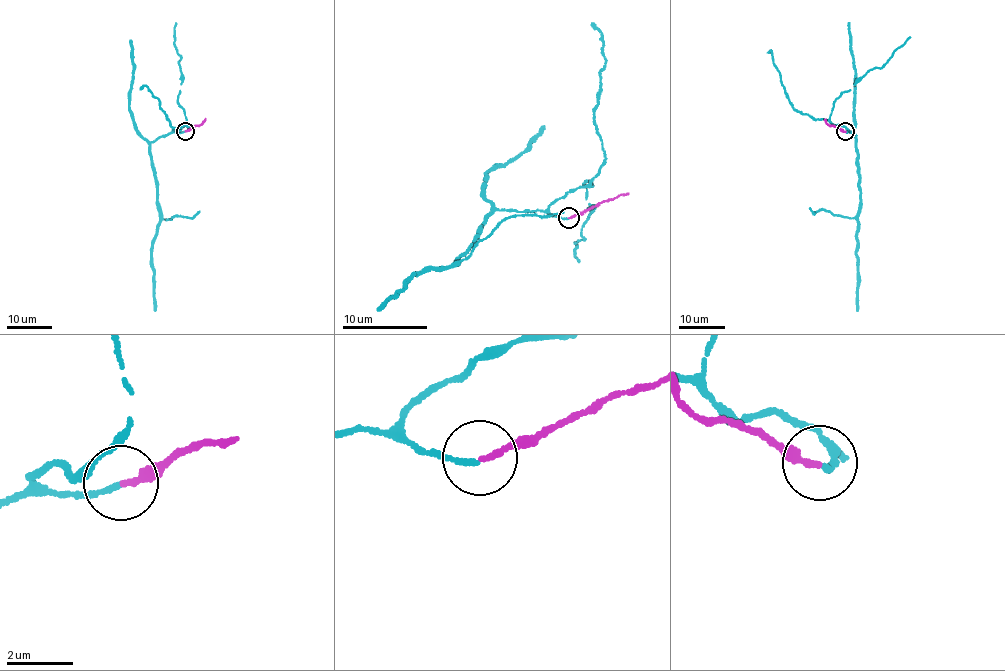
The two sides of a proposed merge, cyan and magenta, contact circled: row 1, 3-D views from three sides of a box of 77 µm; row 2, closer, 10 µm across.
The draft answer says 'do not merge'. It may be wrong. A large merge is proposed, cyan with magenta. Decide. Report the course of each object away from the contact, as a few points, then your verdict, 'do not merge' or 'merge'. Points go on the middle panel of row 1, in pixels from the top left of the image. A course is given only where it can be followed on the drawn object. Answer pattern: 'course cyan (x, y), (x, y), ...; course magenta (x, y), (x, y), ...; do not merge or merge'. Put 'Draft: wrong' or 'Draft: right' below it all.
course cyan (569, 218), (537, 210), (494, 211), (477, 228), (474, 241), (454, 263), (414, 274), (379, 311); course magenta (569, 218), (627, 193); merge
Draft: wrong

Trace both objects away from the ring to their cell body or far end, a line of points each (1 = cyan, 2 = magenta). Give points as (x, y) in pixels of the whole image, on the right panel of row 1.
1: (846, 132), (853, 131), (855, 136), (859, 174), (856, 252), (858, 310)
2: (846, 132), (830, 126), (825, 119)

